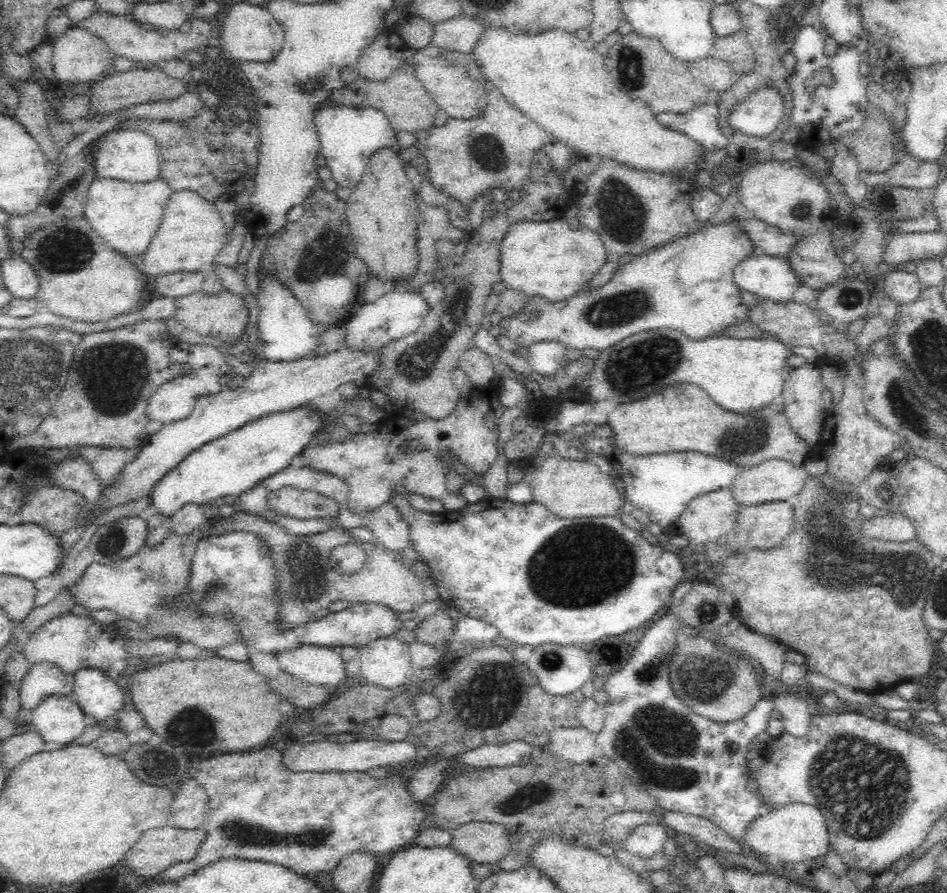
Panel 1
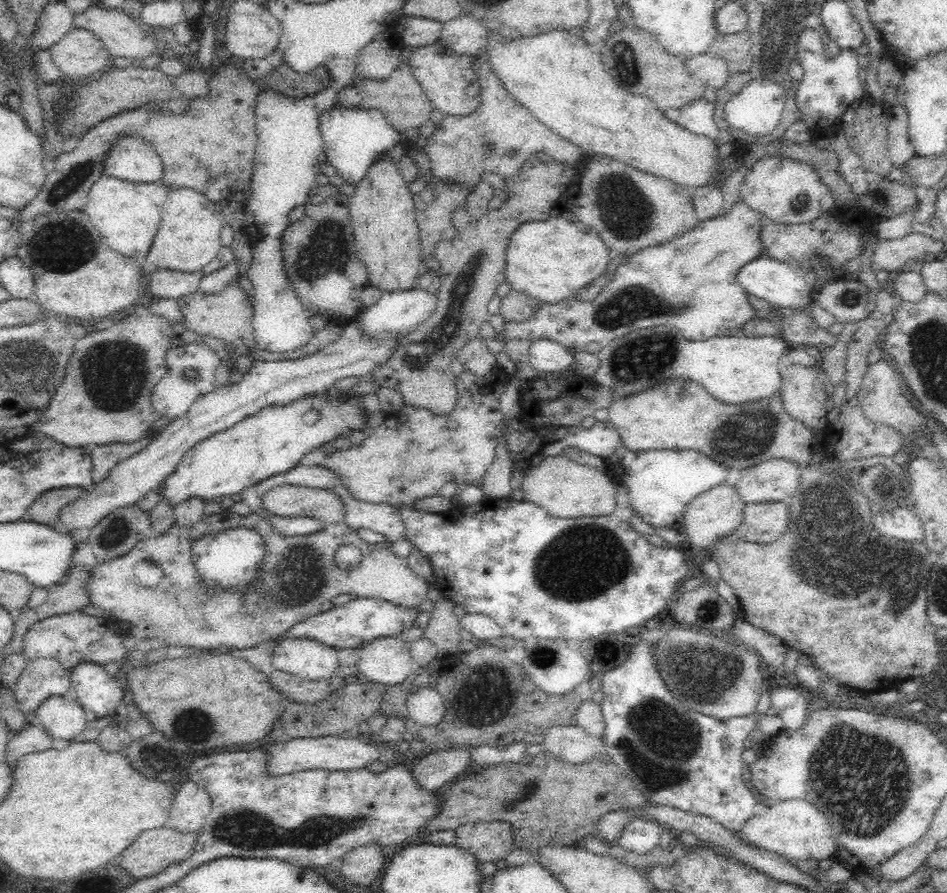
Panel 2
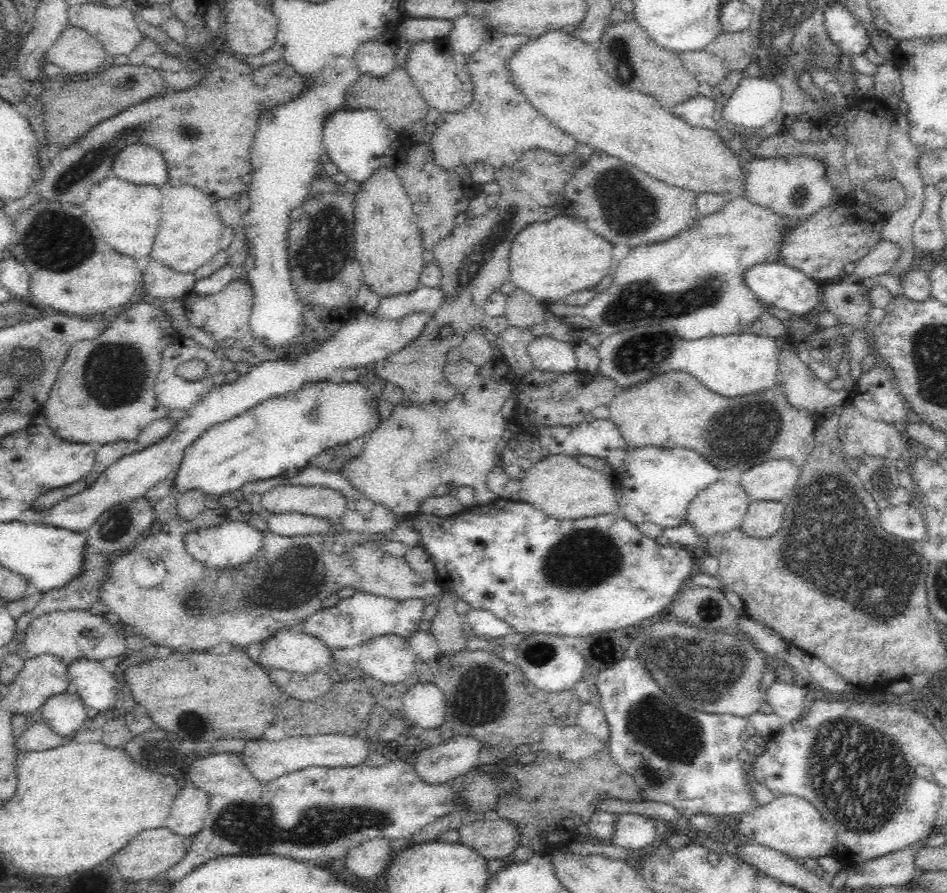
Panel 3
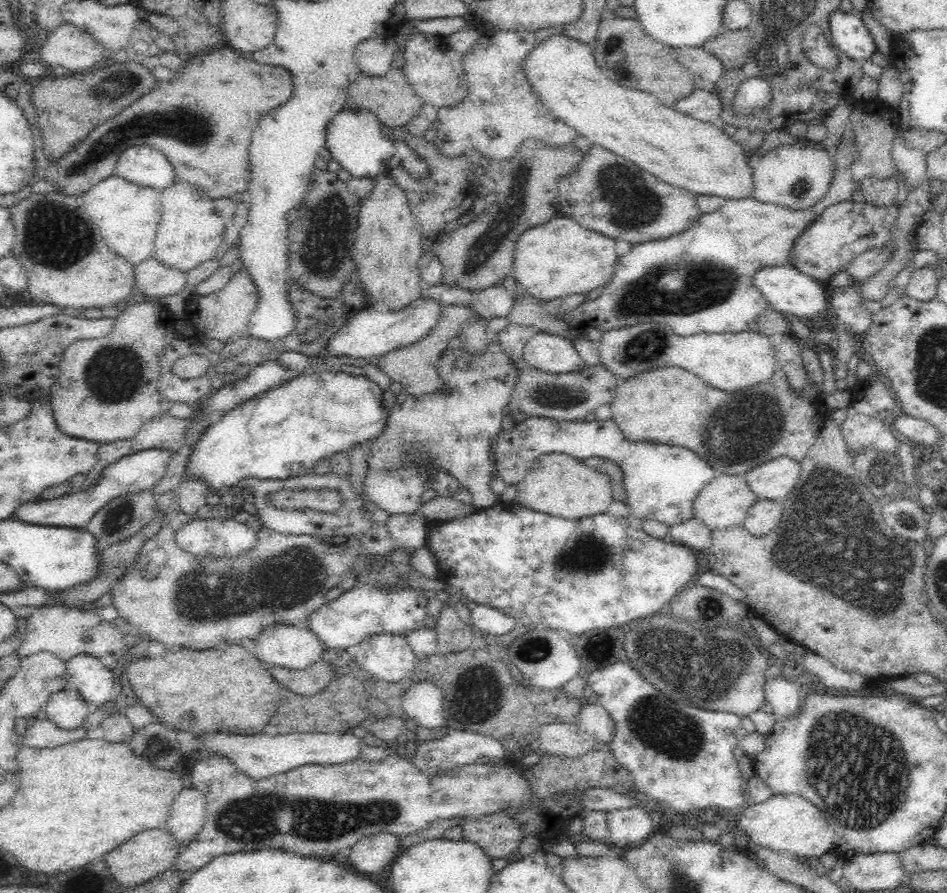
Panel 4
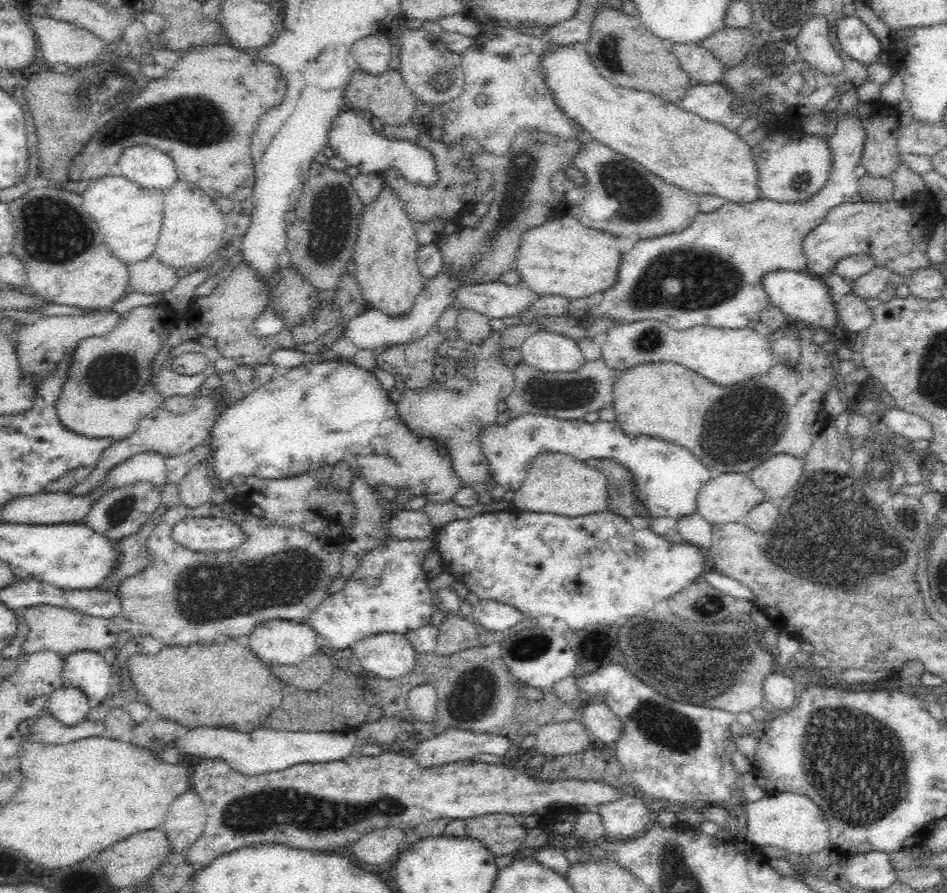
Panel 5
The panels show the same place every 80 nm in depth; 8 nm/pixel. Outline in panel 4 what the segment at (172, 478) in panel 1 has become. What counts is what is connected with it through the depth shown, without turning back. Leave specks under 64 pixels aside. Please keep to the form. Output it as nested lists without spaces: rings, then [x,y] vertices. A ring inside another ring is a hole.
[[[318,370],[311,375],[302,374],[298,378],[294,378],[292,382],[288,384],[282,384],[273,388],[272,390],[266,391],[264,394],[257,396],[256,398],[250,399],[248,402],[241,404],[238,408],[224,413],[223,417],[215,422],[210,423],[206,430],[204,430],[202,436],[198,442],[192,446],[192,454],[186,462],[186,468],[184,468],[184,479],[198,479],[198,481],[204,481],[206,487],[211,490],[212,493],[221,493],[223,495],[229,492],[232,488],[236,487],[237,484],[244,479],[260,479],[266,478],[280,478],[280,480],[286,480],[287,478],[297,477],[302,474],[306,474],[311,471],[312,466],[316,464],[316,461],[326,458],[326,456],[332,456],[337,451],[344,450],[349,451],[354,444],[363,443],[363,446],[368,445],[374,436],[378,436],[386,424],[386,418],[388,418],[389,411],[382,405],[383,401],[383,390],[378,387],[374,382],[368,380],[364,376],[351,376],[350,374],[344,374],[344,372],[331,373],[323,370]]]

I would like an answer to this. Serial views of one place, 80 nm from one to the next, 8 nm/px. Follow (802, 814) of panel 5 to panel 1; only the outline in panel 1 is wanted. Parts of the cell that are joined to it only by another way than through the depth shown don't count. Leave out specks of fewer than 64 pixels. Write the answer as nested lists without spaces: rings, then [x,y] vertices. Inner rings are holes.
[[[792,803],[771,807],[771,812],[757,816],[748,826],[743,836],[743,843],[749,853],[763,859],[773,859],[785,866],[791,863],[816,860],[825,856],[831,845],[828,838],[828,827],[818,808],[804,803]]]

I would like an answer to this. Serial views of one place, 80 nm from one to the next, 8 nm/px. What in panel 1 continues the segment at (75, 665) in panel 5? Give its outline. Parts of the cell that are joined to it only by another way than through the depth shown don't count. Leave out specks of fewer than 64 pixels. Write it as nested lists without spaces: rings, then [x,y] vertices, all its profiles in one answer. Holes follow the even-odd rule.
[[[80,668],[73,675],[71,697],[86,718],[100,724],[121,714],[125,705],[120,682],[110,679],[106,671],[94,668]]]

